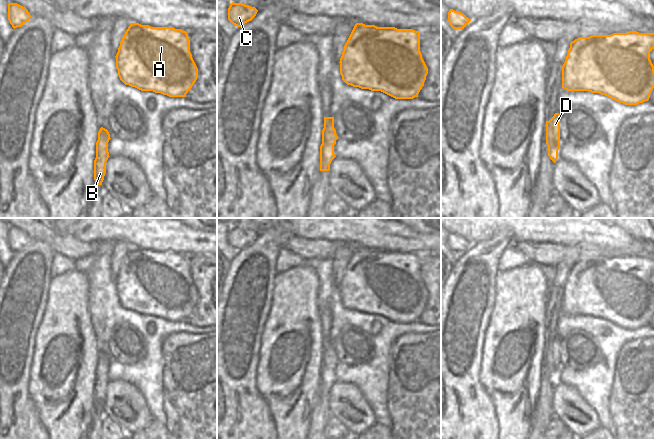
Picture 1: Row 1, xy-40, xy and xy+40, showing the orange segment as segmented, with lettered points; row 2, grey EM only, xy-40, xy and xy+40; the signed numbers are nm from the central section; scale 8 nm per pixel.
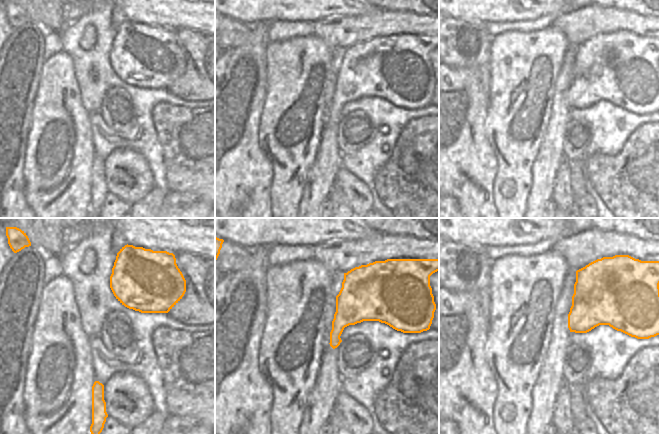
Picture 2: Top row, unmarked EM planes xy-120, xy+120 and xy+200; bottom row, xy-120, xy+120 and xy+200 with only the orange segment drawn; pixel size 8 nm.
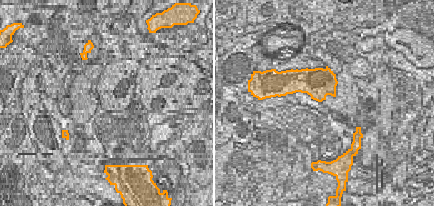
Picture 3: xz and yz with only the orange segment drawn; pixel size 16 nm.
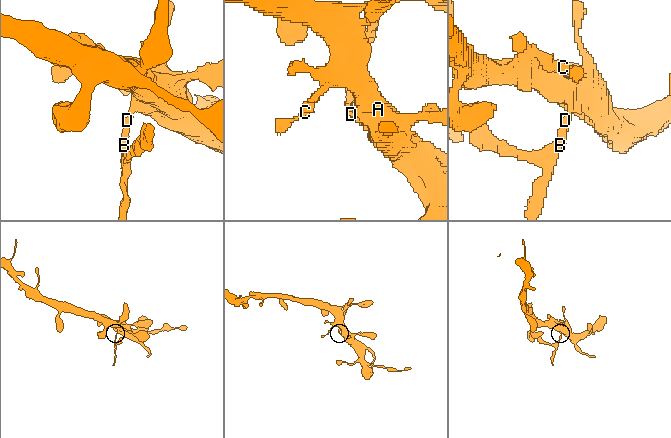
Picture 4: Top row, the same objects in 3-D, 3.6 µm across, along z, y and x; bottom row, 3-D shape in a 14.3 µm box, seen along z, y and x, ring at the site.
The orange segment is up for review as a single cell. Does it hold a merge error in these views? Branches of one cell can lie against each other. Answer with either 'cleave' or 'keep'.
cleave

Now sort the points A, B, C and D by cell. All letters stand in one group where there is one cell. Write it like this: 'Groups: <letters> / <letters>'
Groups: A C D / B.

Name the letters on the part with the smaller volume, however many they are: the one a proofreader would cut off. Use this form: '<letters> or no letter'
B

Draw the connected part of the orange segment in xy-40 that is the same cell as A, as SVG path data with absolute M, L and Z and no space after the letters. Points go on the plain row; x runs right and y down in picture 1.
M130 247L116 278L120 304L141 315L186 321L198 302L186 255Z

